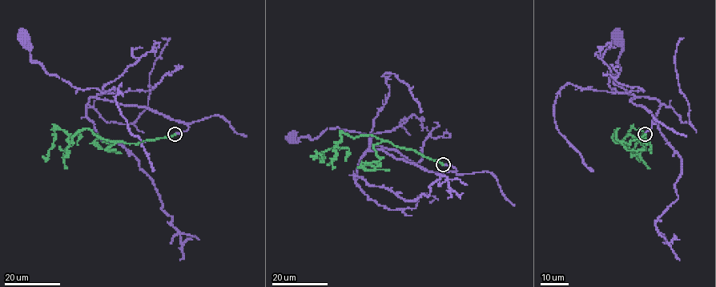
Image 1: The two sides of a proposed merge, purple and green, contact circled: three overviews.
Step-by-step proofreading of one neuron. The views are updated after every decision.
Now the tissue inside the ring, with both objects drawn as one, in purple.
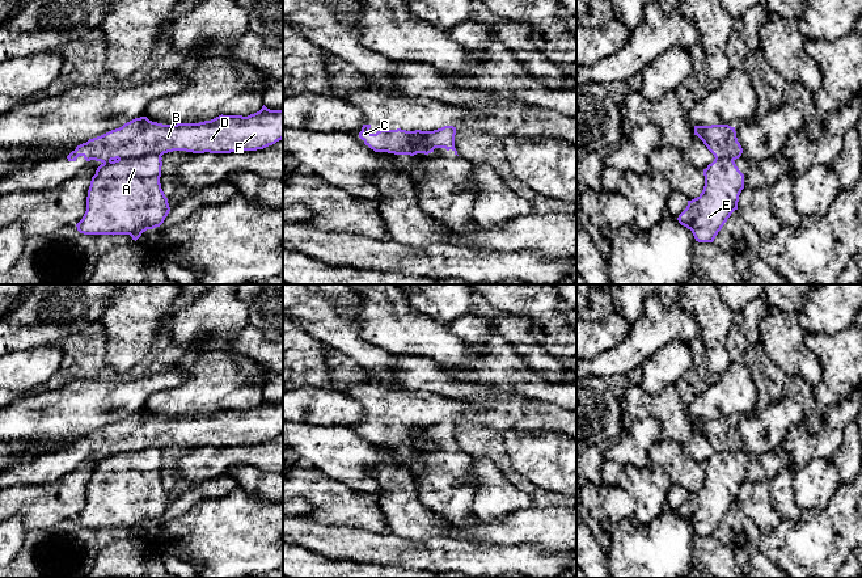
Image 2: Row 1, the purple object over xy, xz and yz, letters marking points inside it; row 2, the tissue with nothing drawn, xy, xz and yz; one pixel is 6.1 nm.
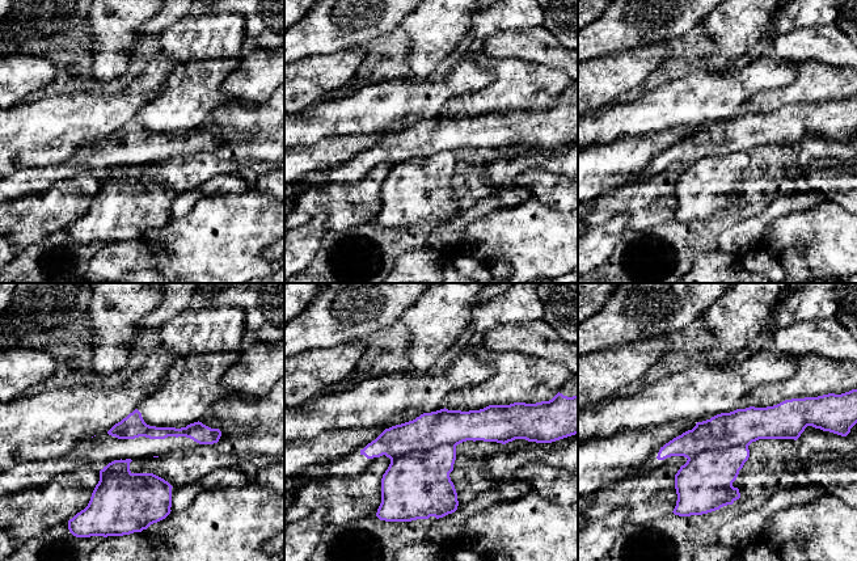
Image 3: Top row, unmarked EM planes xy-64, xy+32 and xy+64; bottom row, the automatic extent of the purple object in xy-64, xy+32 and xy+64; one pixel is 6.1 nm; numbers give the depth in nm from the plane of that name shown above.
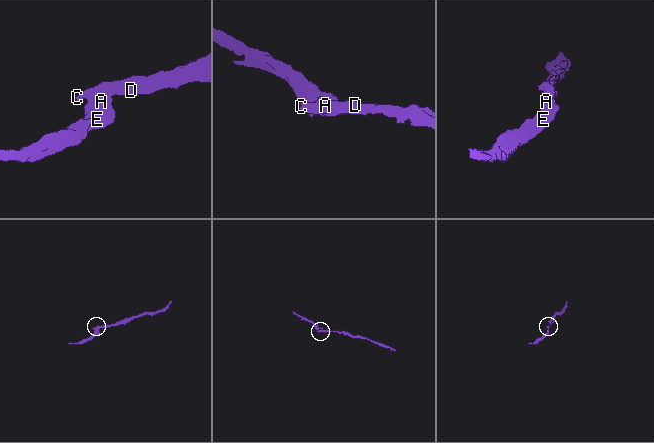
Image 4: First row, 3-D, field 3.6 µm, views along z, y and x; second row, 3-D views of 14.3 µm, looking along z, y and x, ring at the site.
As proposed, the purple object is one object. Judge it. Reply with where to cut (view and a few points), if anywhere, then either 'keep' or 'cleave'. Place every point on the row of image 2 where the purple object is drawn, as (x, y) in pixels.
xy (160, 155), (144, 154), (118, 159) | cleave

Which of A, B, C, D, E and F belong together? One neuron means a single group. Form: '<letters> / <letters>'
A E / B C D F

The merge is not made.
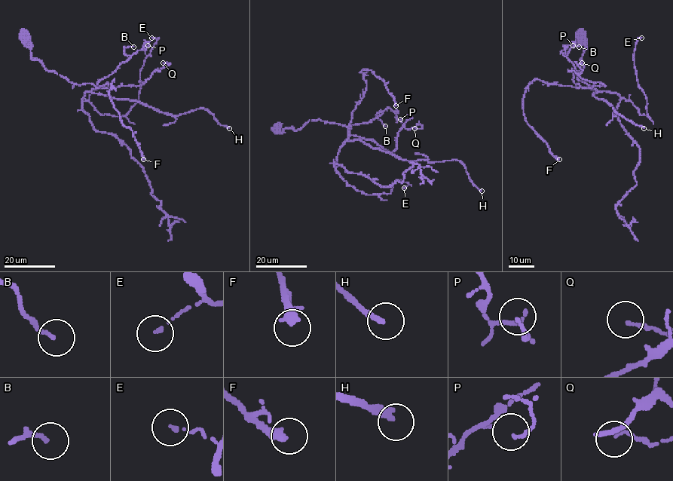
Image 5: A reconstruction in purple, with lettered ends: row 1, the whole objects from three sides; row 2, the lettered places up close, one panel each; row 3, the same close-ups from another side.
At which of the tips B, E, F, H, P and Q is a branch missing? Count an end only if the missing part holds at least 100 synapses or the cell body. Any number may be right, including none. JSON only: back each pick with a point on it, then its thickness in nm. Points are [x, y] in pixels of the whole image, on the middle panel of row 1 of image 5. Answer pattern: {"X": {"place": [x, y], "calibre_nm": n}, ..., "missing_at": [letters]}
{"H": {"place": [481, 191], "calibre_nm": 240}, "missing_at": ["H"]}

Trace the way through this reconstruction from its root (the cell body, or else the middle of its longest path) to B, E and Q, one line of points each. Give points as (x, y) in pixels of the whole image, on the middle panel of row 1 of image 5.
B: (275, 127), (282, 133), (321, 120), (344, 125), (348, 137), (352, 125), (380, 111), (385, 126)
E: (275, 127), (344, 125), (335, 171), (347, 185), (368, 195), (389, 194), (396, 179), (404, 188)
Q: (275, 127), (282, 133), (311, 120), (337, 123), (390, 151), (403, 126), (421, 126), (414, 128)

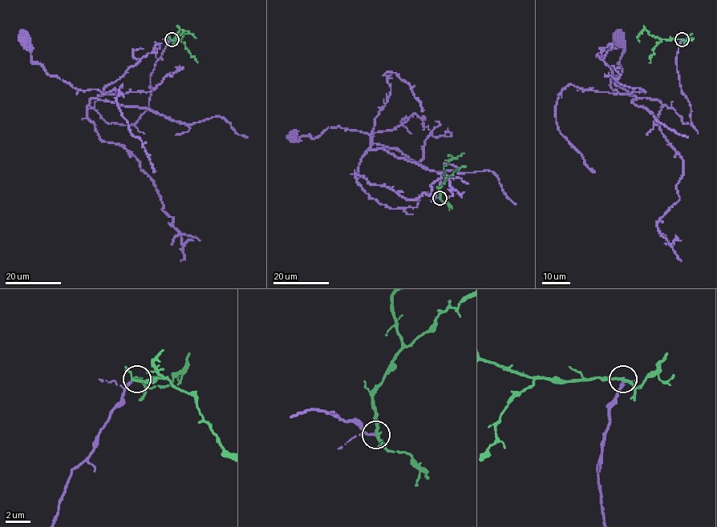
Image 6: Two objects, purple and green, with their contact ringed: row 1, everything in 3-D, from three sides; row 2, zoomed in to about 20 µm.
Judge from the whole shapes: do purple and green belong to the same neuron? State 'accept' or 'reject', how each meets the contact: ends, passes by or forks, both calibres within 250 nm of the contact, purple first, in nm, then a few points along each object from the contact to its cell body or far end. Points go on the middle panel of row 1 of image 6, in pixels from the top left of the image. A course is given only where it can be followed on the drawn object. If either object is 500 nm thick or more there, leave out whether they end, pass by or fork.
reject; purple ends there; green passes by; 200 nm thick on the purple side, 220 nm on the other; purple runs (439, 198), (425, 192), (415, 207), (391, 209), (370, 199), (357, 182), (365, 132), (291, 134); green runs (439, 198), (439, 188), (445, 179), (443, 166), (450, 159), (463, 153)

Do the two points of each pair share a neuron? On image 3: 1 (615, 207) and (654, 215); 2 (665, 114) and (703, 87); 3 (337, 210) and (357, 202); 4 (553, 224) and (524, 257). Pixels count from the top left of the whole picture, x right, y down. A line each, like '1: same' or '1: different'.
1: same
2: same
3: same
4: same

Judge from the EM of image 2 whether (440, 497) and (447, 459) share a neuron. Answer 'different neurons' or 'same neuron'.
same neuron

